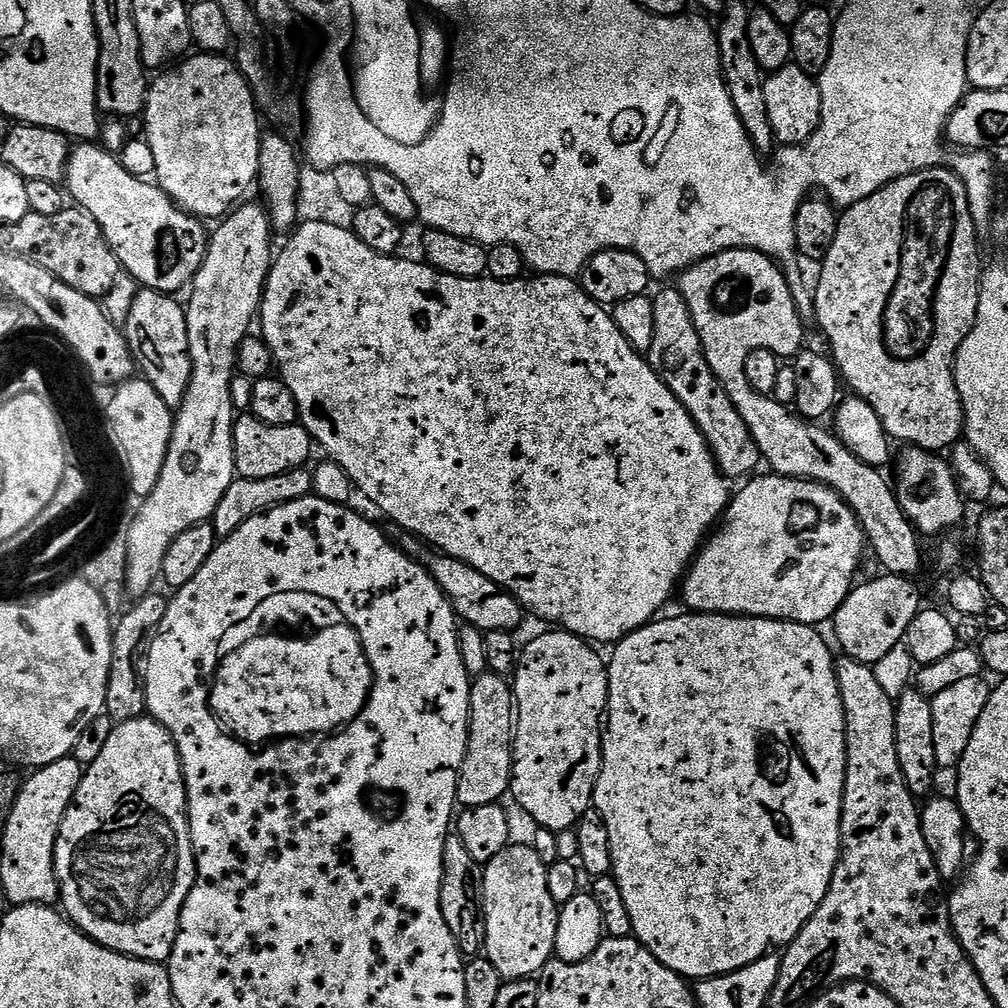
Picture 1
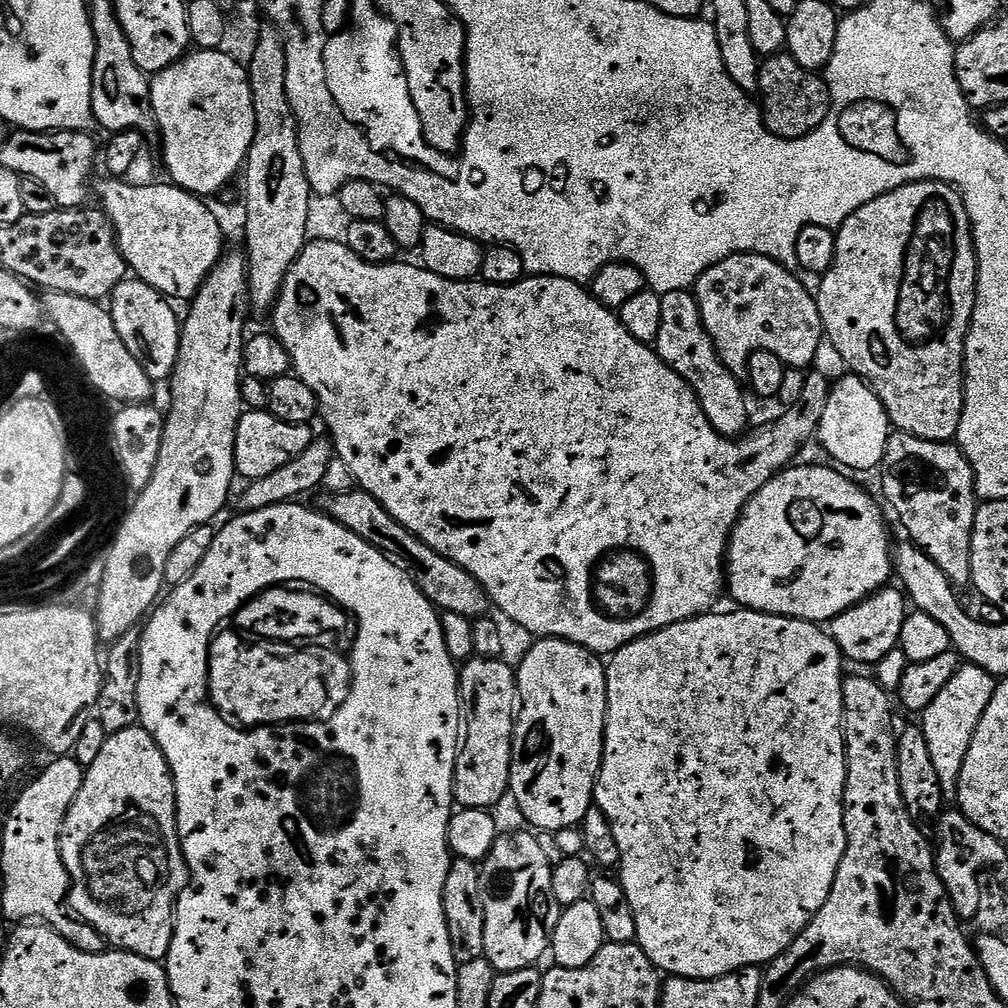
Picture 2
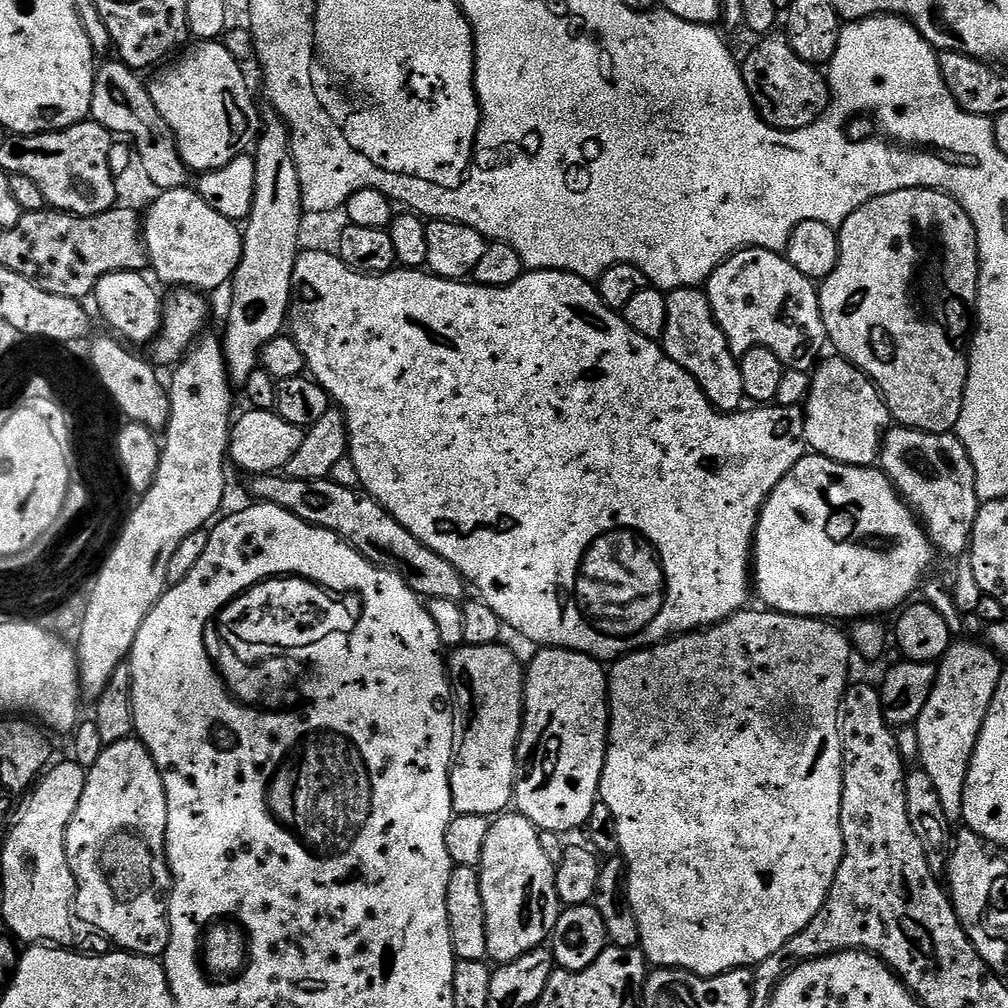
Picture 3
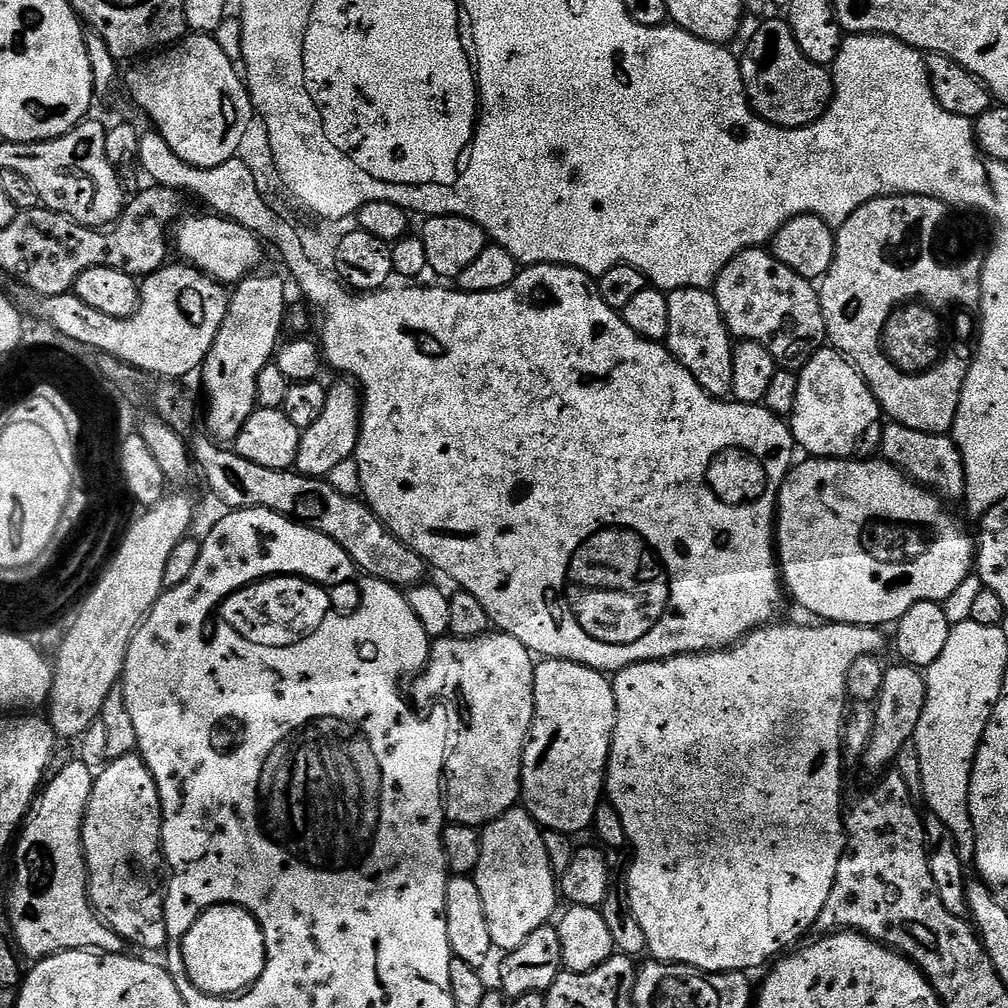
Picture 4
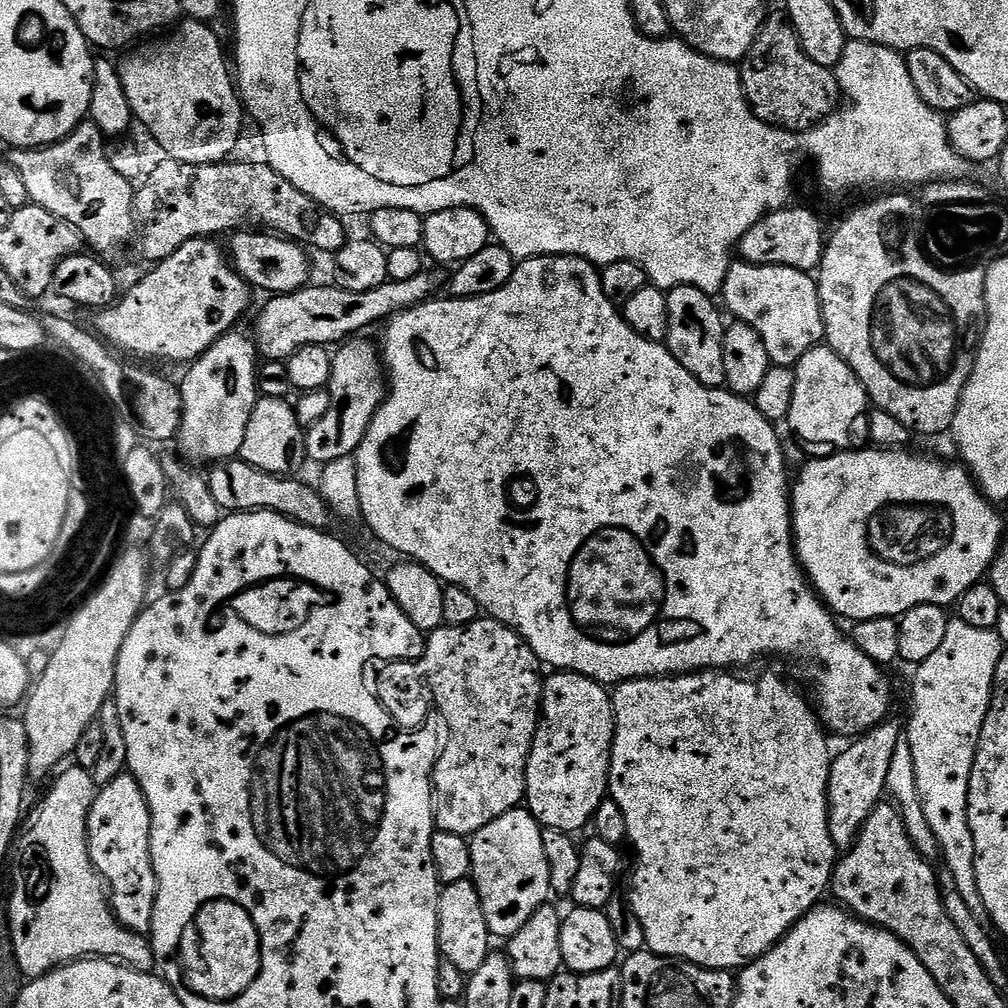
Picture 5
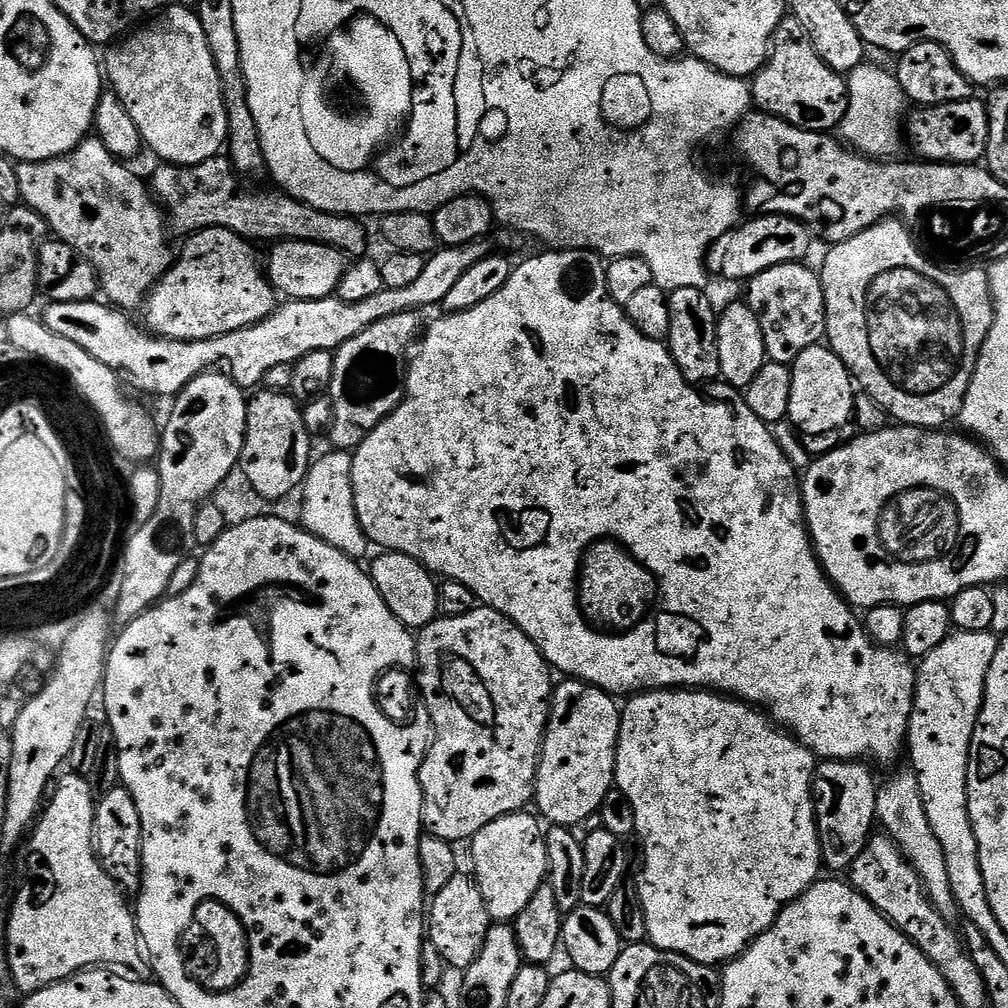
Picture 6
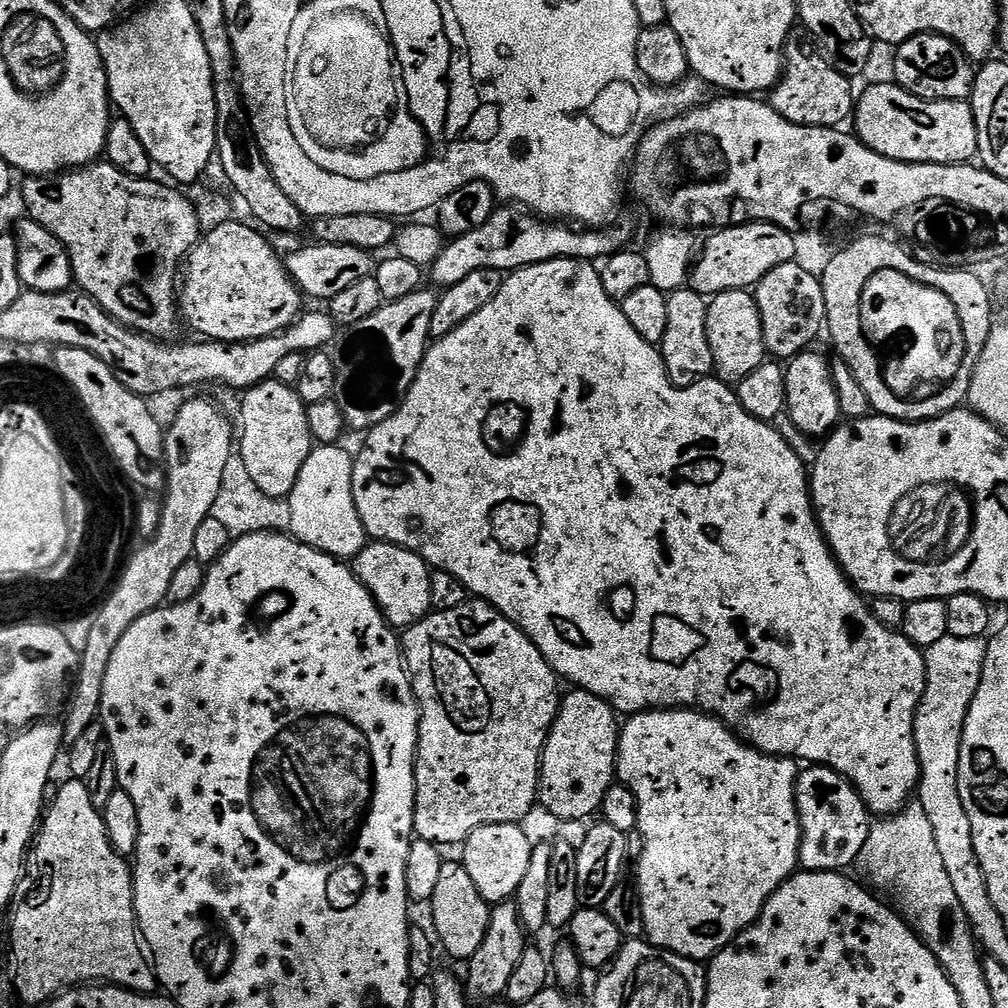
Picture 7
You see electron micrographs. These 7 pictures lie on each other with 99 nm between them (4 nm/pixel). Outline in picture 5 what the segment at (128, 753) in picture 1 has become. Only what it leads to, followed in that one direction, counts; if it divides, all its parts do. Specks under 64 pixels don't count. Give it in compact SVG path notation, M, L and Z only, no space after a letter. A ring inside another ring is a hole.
M131 774L114 778L97 791L88 815L88 853L105 882L116 921L139 936L148 936L156 901L156 875L150 854L150 810Z

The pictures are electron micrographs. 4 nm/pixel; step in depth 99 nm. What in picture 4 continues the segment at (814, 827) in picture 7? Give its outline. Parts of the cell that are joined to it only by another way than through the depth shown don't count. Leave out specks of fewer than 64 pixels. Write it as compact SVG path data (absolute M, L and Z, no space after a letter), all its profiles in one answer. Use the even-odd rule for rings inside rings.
M896 662L893 668L890 666L884 668L882 686L876 693L874 701L876 714L874 730L870 734L870 742L862 757L862 764L865 764L870 771L876 772L875 774L883 773L889 766L895 765L902 746L913 743L918 718L922 718L922 706L926 706L924 677L925 673L921 669L903 662Z

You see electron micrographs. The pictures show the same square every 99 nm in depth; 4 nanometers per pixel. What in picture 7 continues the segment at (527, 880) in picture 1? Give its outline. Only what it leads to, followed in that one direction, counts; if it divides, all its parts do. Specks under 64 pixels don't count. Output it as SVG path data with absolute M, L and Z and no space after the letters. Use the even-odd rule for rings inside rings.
M487 824L478 826L464 841L462 863L474 878L474 886L478 886L478 894L489 906L511 901L515 897L518 886L522 886L522 878L530 867L530 854L534 847L531 840L523 832L520 824Z

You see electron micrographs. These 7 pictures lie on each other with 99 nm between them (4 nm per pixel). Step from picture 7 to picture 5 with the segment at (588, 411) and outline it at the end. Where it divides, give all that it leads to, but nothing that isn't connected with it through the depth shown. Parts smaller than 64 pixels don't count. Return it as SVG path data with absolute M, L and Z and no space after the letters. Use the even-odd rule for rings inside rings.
M535 256L535 258L534 258L534 259L532 259L532 260L522 260L522 261L519 261L519 263L517 263L517 265L516 265L516 269L514 269L514 271L512 271L512 277L511 277L511 278L510 278L510 279L508 279L508 281L507 281L507 282L506 282L506 286L502 286L502 287L501 287L501 288L499 288L499 289L498 289L498 290L494 290L494 291L493 291L493 292L491 292L491 293L490 293L490 294L486 294L486 295L485 295L485 296L475 296L475 297L474 297L474 298L466 298L466 299L465 299L465 300L457 300L457 299L455 299L455 298L447 298L447 299L448 299L448 300L439 300L439 298L433 298L433 299L430 299L430 300L425 300L425 301L424 301L424 303L422 303L422 304L419 304L419 305L418 305L418 306L414 306L414 307L413 307L413 308L411 308L411 309L410 309L410 310L406 310L406 311L405 311L405 312L398 312L398 313L396 313L396 315L395 315L395 316L393 316L393 317L392 317L392 319L391 319L391 320L389 320L389 321L387 321L387 324L386 324L386 327L385 327L385 328L384 328L384 329L383 329L383 331L384 331L384 330L385 330L385 332L384 332L384 348L383 348L383 344L382 344L382 359L383 359L383 362L384 362L384 366L385 366L385 369L386 369L386 379L387 379L387 382L388 382L388 394L387 394L387 396L385 396L385 398L384 398L384 405L383 405L383 406L381 406L381 407L380 407L380 409L378 409L378 410L377 410L377 411L376 411L376 413L375 413L375 414L374 414L374 418L373 418L373 419L372 419L372 421L371 421L371 422L370 422L370 426L369 426L369 427L368 427L368 429L367 429L367 430L366 430L366 438L362 438L362 442L361 442L361 443L360 443L360 445L359 445L359 446L358 446L358 450L357 450L357 451L356 451L356 453L355 453L355 454L354 454L354 459L355 459L355 461L356 461L356 469L357 469L357 470L358 470L358 502L359 502L359 503L360 503L360 515L361 515L361 517L362 517L362 520L363 520L363 523L365 523L365 522L366 522L366 523L368 523L368 528L369 528L369 530L370 530L370 531L372 531L372 532L373 532L373 534L374 534L374 535L376 535L376 536L377 536L377 538L378 538L378 539L380 539L380 540L381 540L381 542L382 542L382 543L384 543L384 544L385 544L385 546L386 546L386 547L388 547L388 548L393 548L393 550L394 550L394 551L396 551L396 552L401 552L401 554L402 554L402 555L404 555L404 556L401 556L401 557L404 557L404 558L407 558L407 559L408 559L408 560L409 560L409 561L412 561L412 562L415 562L415 563L418 563L418 564L420 564L420 565L421 565L421 566L422 566L422 567L424 567L424 568L425 568L425 569L426 569L426 570L430 570L430 571L431 571L431 572L433 572L433 573L434 573L434 574L435 574L435 576L437 576L437 578L438 578L438 579L440 579L440 580L441 580L441 582L443 582L443 583L444 583L444 584L445 584L445 585L450 585L450 584L453 584L453 585L454 585L454 586L458 586L458 587L459 587L459 588L461 588L461 589L462 589L462 590L466 590L466 591L467 591L467 592L468 592L468 593L470 593L470 594L471 594L471 596L473 596L473 598L474 598L474 602L478 602L478 606L479 606L479 607L480 607L480 608L481 608L481 609L482 609L482 610L483 610L483 611L484 611L484 612L485 612L485 613L487 613L487 615L488 615L488 616L489 616L489 617L491 617L491 619L493 619L493 620L496 620L496 621L498 621L498 622L499 622L499 624L505 624L505 626L507 626L507 627L508 627L508 628L513 628L513 629L514 629L514 630L515 630L515 631L516 631L516 633L517 633L517 634L518 634L518 635L520 635L520 636L521 636L521 638L523 638L523 640L524 640L524 641L525 641L525 642L527 642L527 643L528 643L528 645L529 645L529 646L530 646L530 650L531 650L531 651L532 651L532 652L533 652L533 654L535 654L535 655L536 655L536 659L537 659L537 660L539 660L539 661L540 661L540 663L541 663L541 665L544 665L544 666L547 666L547 667L548 667L548 664L549 664L549 666L550 666L550 667L552 667L552 670L563 670L563 671L565 671L565 672L577 672L577 674L579 674L579 676L585 676L585 677L586 677L586 678L590 678L590 679L591 679L591 680L597 680L597 681L598 681L598 683L600 683L600 684L603 684L603 685L605 685L605 686L615 686L615 685L617 685L617 684L623 684L623 683L624 683L624 681L625 681L625 680L646 680L646 679L649 679L649 678L655 678L655 677L658 677L658 676L679 676L679 675L681 675L681 674L687 674L687 673L690 673L690 672L699 672L699 671L701 671L701 670L740 670L740 667L742 667L742 666L743 666L743 664L752 664L752 663L754 663L754 662L755 662L755 660L756 660L756 659L758 659L758 658L759 658L759 656L797 656L797 658L798 658L798 659L800 659L800 660L813 660L813 662L814 662L814 663L816 663L816 664L817 664L817 666L818 666L818 667L820 667L820 669L818 669L818 670L817 670L817 672L816 672L816 696L817 696L817 698L818 698L818 699L820 699L820 704L819 704L819 703L818 703L818 715L819 715L819 717L820 717L820 719L821 719L821 721L822 721L822 723L823 723L823 725L824 725L824 727L825 727L825 729L827 729L827 731L828 731L828 732L829 732L829 733L832 733L832 732L841 732L841 734L842 734L842 735L844 735L844 736L848 736L848 737L847 737L847 738L856 738L856 737L859 737L859 736L860 736L860 735L861 735L861 734L863 734L863 733L866 733L866 732L869 732L869 730L871 730L871 728L875 728L875 727L876 727L876 725L877 725L877 724L883 724L883 723L884 723L884 721L885 721L885 719L886 719L886 717L887 717L887 716L888 716L888 715L889 715L889 712L888 712L888 707L890 707L890 706L891 706L891 704L892 704L892 688L891 688L891 686L890 686L890 685L888 685L888 680L887 680L887 678L886 678L886 677L884 677L884 672L883 672L883 670L882 670L882 669L880 669L880 668L879 668L879 666L878 666L878 665L876 665L876 664L879 664L879 663L877 663L877 661L876 661L876 660L875 660L875 659L873 659L873 657L870 657L870 656L867 656L867 654L865 654L865 653L864 653L864 651L862 651L862 649L860 649L860 647L858 647L858 646L857 646L857 644L855 644L855 643L854 643L854 641L853 641L853 640L851 640L851 638L849 638L849 637L848 637L848 636L847 636L847 635L845 635L845 633L844 633L844 636L843 636L843 634L842 634L842 633L840 633L840 628L839 628L839 626L838 626L838 625L836 625L836 624L835 624L835 622L836 622L836 623L837 623L837 621L836 621L836 620L835 620L835 619L834 619L834 616L833 616L833 613L832 613L832 612L831 612L831 611L830 611L830 609L829 609L829 607L828 607L828 605L827 605L827 604L825 604L825 603L824 603L824 601L823 601L823 600L821 600L821 599L820 599L820 597L819 597L819 595L818 595L818 593L817 593L817 591L816 591L816 589L815 589L815 588L813 588L813 587L812 587L812 585L811 585L811 583L810 583L810 581L809 581L809 579L808 579L808 577L807 577L807 576L805 576L805 574L804 574L804 570L803 570L803 568L801 568L801 567L800 567L800 562L799 562L799 560L797 560L797 558L796 558L796 545L795 545L795 543L794 543L794 537L793 537L793 534L792 534L792 505L791 505L791 503L790 503L790 476L789 476L789 480L788 480L788 476L787 476L787 474L786 474L786 473L784 473L784 471L786 471L786 465L785 465L785 462L784 462L784 455L783 455L783 454L782 454L782 450L781 450L781 449L780 449L780 443L779 443L779 442L778 442L778 438L777 438L777 437L776 437L776 428L775 428L775 427L774 427L774 424L773 424L773 421L771 421L771 420L768 420L768 419L766 419L766 417L765 417L765 416L763 416L763 414L761 414L761 412L760 412L760 411L758 411L758 409L757 409L757 408L756 408L756 406L755 406L755 403L753 403L753 401L752 401L752 400L751 400L751 399L748 399L748 398L745 398L745 397L743 397L743 396L736 396L736 395L735 395L735 394L734 394L734 393L732 393L732 392L730 392L730 391L728 391L728 389L727 389L727 387L722 387L722 388L707 388L707 387L706 387L706 386L702 386L702 382L698 382L698 378L694 378L694 377L693 377L693 376L692 376L692 375L691 375L691 374L690 374L690 370L686 370L686 366L682 366L682 362L678 362L678 358L674 358L674 354L670 354L670 350L669 350L669 349L668 349L668 348L667 348L667 347L666 347L666 346L665 346L665 345L664 345L664 344L663 344L663 343L661 343L661 341L659 341L659 340L647 340L647 339L646 339L646 338L642 338L642 334L634 334L634 330L630 330L630 326L629 326L629 325L628 325L628 323L627 323L627 322L625 322L625 321L624 321L624 317L623 317L623 315L622 315L622 312L621 312L621 309L620 309L620 308L619 308L619 307L617 307L617 305L614 305L614 304L612 304L612 303L611 303L611 302L610 302L610 298L606 298L606 290L602 290L602 282L601 282L601 281L600 281L600 268L599 268L599 267L597 267L597 265L594 265L594 264L592 264L592 263L591 263L591 262L590 262L590 261L588 261L588 260L583 260L583 259L582 259L582 258L578 258L578 257L577 257L577 256Z

